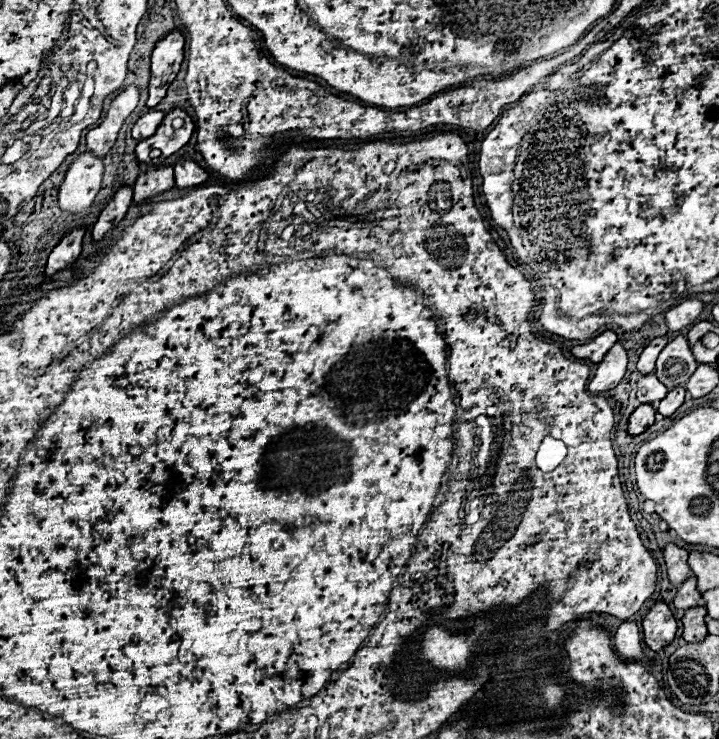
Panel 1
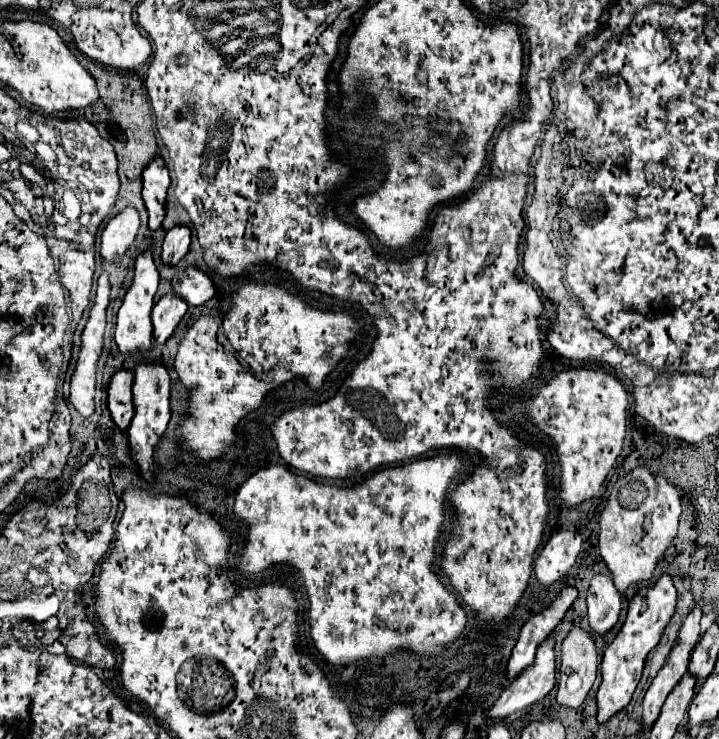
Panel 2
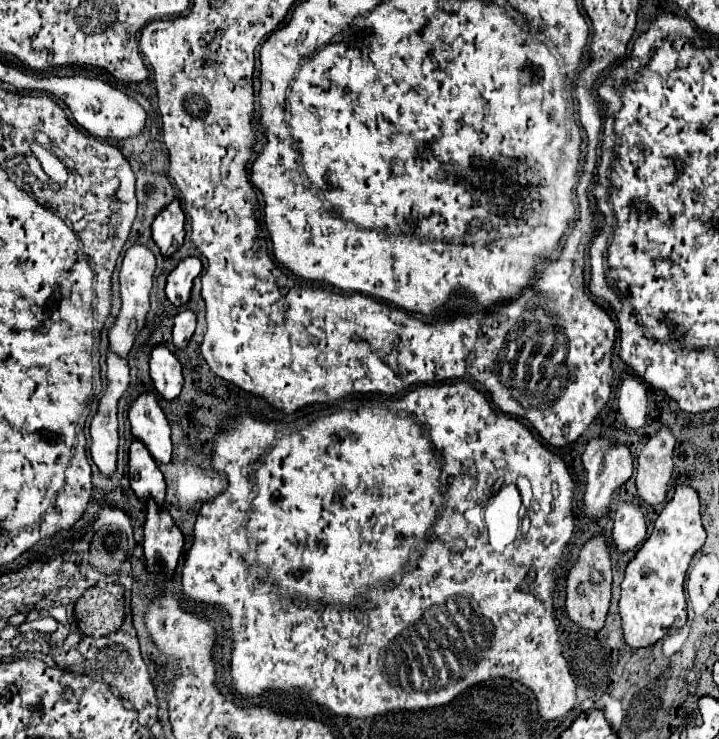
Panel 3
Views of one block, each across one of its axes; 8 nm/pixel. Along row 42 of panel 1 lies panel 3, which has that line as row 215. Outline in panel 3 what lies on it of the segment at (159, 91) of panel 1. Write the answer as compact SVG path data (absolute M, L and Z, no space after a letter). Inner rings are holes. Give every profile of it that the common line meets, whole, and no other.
M174 198L168 206L160 210L152 224L152 238L160 248L162 256L174 254L184 242L184 212L180 200Z

